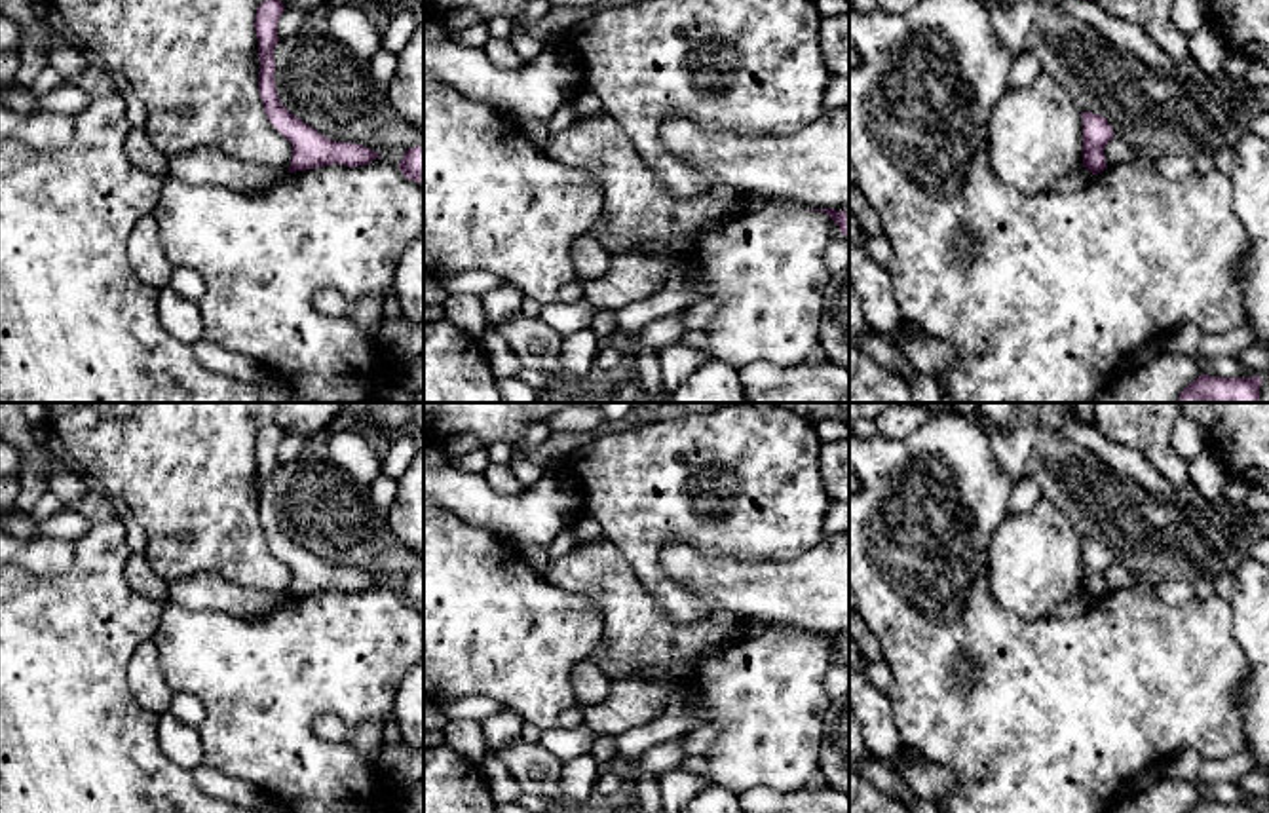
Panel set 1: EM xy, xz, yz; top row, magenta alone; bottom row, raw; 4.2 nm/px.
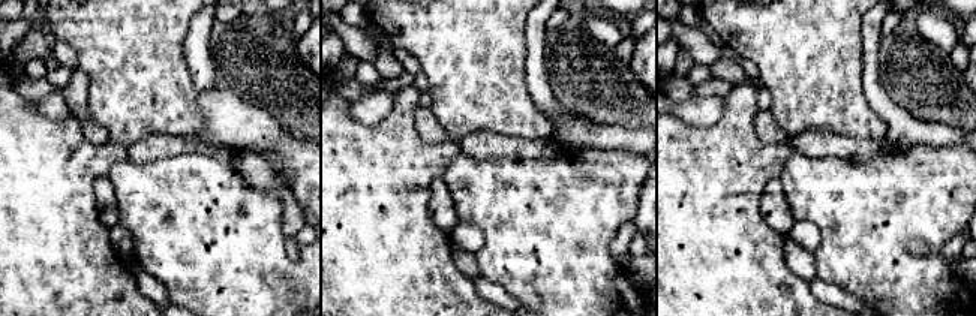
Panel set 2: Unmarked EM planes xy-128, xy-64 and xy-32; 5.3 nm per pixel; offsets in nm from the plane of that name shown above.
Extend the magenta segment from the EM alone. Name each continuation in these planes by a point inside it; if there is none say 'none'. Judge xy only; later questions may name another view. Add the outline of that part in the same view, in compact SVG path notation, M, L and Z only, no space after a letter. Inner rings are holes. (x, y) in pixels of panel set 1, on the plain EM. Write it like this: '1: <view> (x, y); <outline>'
none

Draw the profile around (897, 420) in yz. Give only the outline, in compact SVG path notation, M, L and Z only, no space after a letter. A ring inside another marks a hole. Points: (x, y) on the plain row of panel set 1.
M889 403L874 418L874 424L878 435L887 439L904 439L925 425L940 408L986 420L980 410L980 403Z

